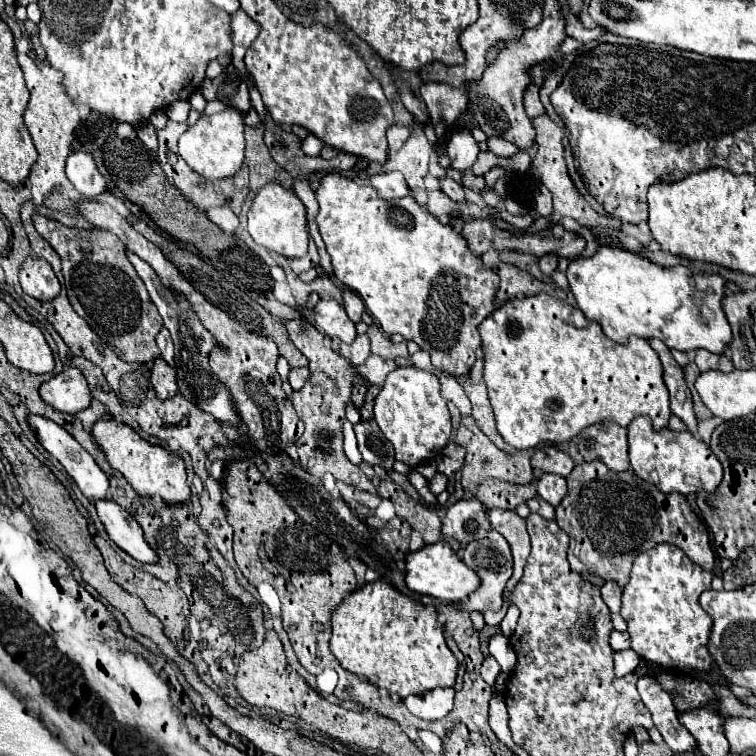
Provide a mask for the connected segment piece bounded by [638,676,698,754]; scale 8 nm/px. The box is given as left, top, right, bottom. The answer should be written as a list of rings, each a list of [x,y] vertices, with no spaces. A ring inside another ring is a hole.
[[[642,676],[638,680],[638,692],[642,696],[642,702],[650,710],[656,728],[664,736],[664,742],[678,754],[696,752],[698,744],[694,736],[678,720],[680,712],[674,706],[674,694],[664,690],[652,676]]]

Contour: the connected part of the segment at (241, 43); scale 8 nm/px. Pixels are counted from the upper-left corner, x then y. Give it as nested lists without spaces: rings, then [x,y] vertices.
[[[238,10],[230,16],[230,26],[232,26],[232,40],[234,40],[234,50],[232,50],[232,64],[246,74],[244,68],[244,54],[246,50],[254,44],[254,40],[260,34],[260,26],[256,20],[252,20],[244,10]]]

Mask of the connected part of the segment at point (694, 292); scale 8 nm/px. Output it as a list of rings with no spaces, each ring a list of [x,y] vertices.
[[[600,246],[594,256],[574,258],[566,278],[586,320],[596,320],[614,342],[624,344],[634,334],[646,340],[658,338],[668,348],[682,352],[706,348],[722,354],[732,338],[720,306],[726,290],[726,280],[720,274],[694,276],[686,266],[664,268],[624,248]]]

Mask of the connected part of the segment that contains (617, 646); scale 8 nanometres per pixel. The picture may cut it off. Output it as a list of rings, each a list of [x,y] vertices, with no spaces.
[[[612,632],[610,636],[610,646],[612,650],[628,650],[630,648],[630,636],[628,632]]]

